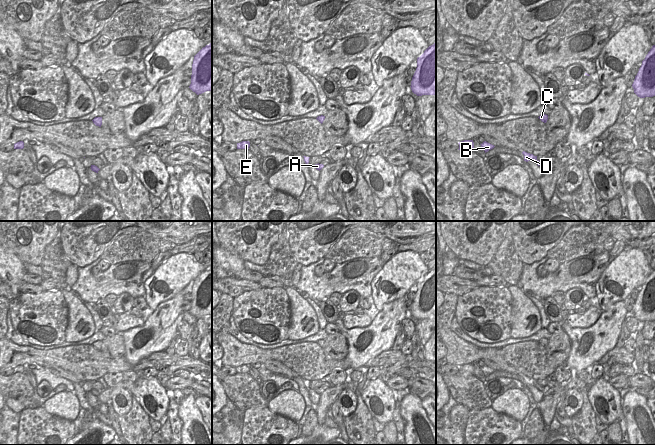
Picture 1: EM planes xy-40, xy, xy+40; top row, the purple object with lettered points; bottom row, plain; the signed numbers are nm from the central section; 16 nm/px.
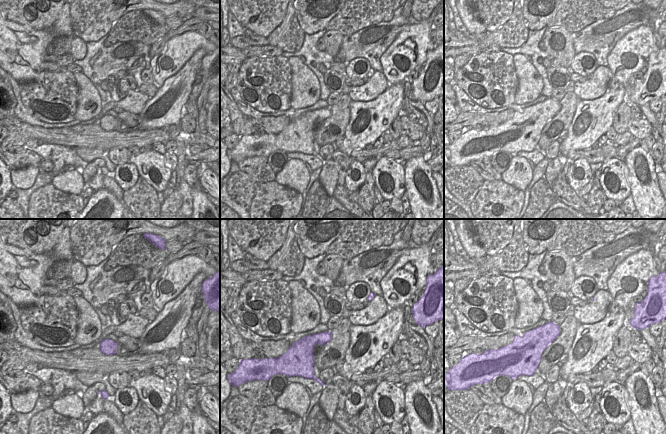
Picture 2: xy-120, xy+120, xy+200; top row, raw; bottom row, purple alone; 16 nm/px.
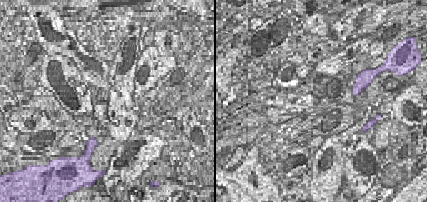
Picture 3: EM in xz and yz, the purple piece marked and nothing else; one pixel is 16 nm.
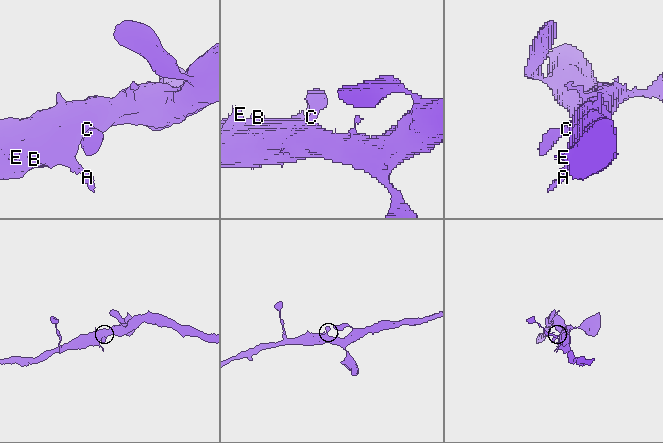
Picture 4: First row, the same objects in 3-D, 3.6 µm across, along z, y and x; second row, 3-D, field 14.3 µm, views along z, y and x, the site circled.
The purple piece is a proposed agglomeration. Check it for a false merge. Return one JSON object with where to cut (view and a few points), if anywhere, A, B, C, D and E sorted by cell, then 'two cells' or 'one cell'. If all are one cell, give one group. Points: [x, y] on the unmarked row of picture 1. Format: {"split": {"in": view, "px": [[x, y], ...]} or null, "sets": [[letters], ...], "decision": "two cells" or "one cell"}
{"split": null, "sets": [["A", "B", "C", "D", "E"]], "decision": "one cell"}

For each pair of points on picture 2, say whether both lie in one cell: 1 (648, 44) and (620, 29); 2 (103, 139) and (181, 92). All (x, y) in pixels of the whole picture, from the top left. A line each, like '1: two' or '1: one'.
1: two
2: two

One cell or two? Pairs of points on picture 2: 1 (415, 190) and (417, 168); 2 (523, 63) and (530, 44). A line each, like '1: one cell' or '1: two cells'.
1: one cell
2: two cells

